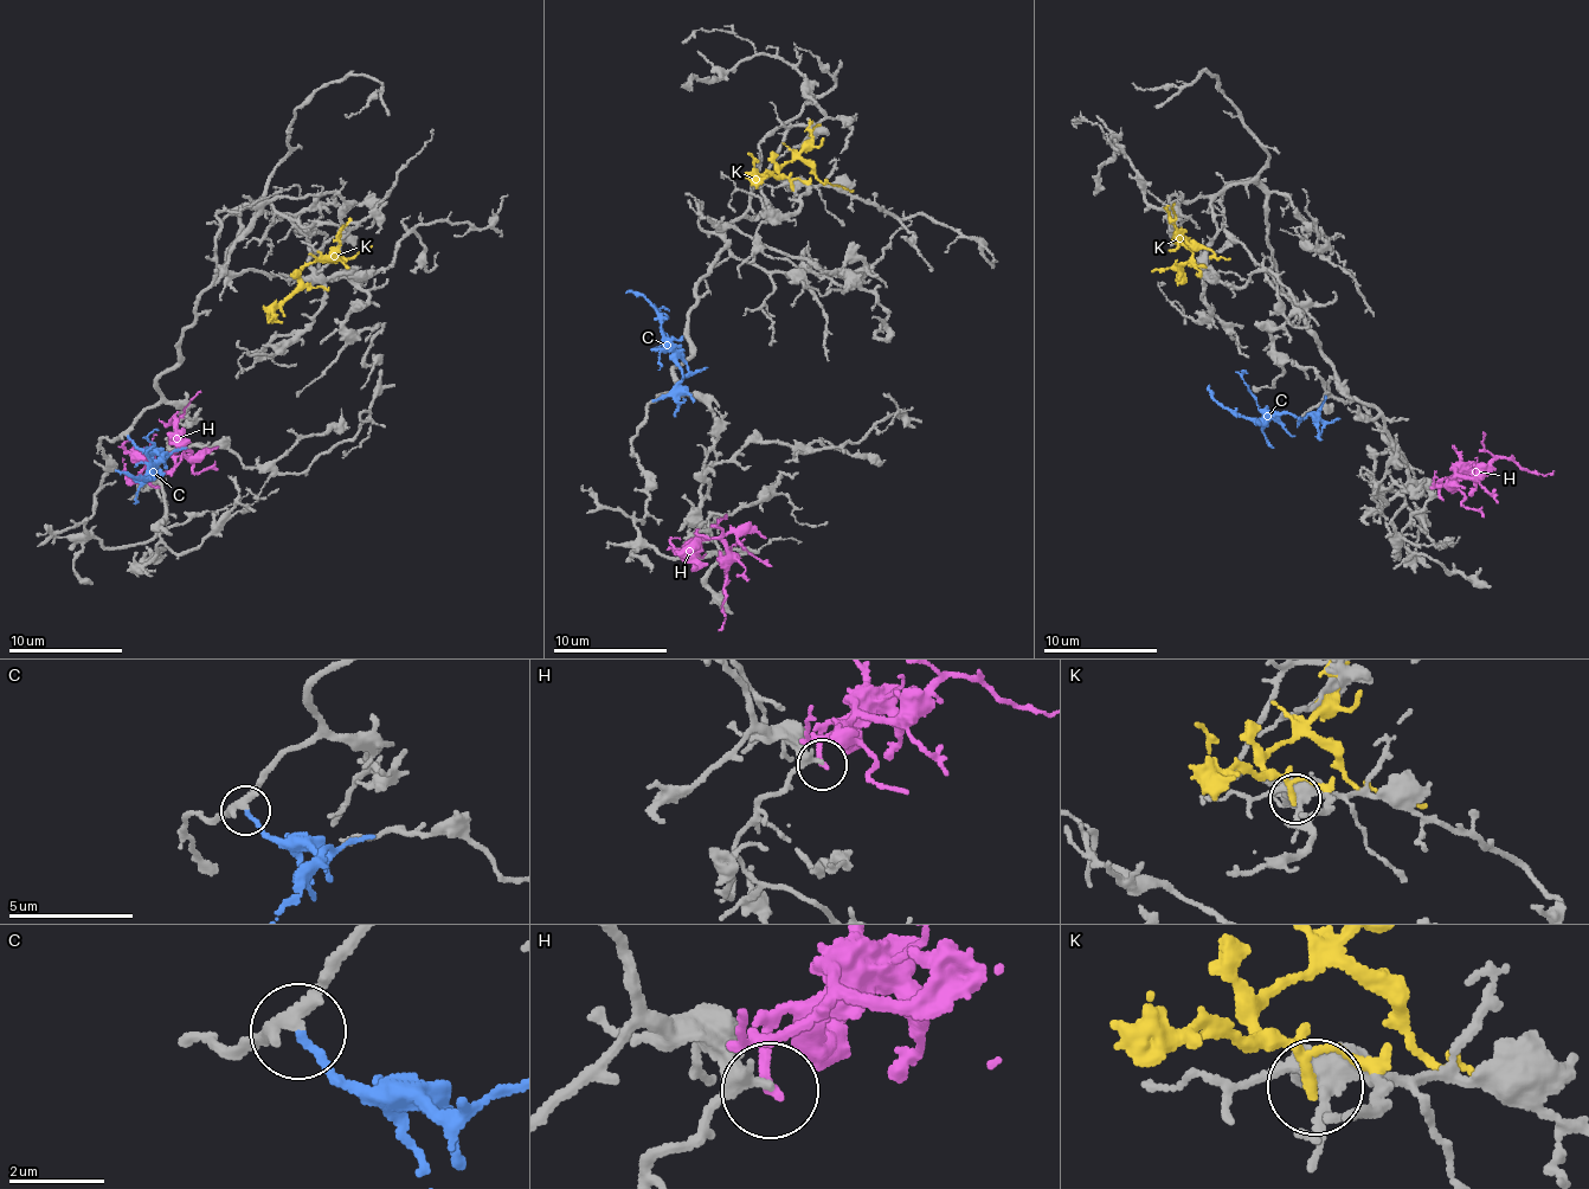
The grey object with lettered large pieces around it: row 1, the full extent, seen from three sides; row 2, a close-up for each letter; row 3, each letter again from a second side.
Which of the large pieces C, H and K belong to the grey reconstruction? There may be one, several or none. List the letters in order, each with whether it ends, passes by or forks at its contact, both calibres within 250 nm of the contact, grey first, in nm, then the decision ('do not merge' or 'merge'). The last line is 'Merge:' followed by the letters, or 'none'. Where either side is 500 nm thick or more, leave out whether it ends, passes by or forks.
C: it ends; calibres 240 and 160 nm; merge
H: it ends; calibres 280 and 200 nm; do not merge
K: it forks; calibres 320 and 150 nm; do not merge
Merge: C

